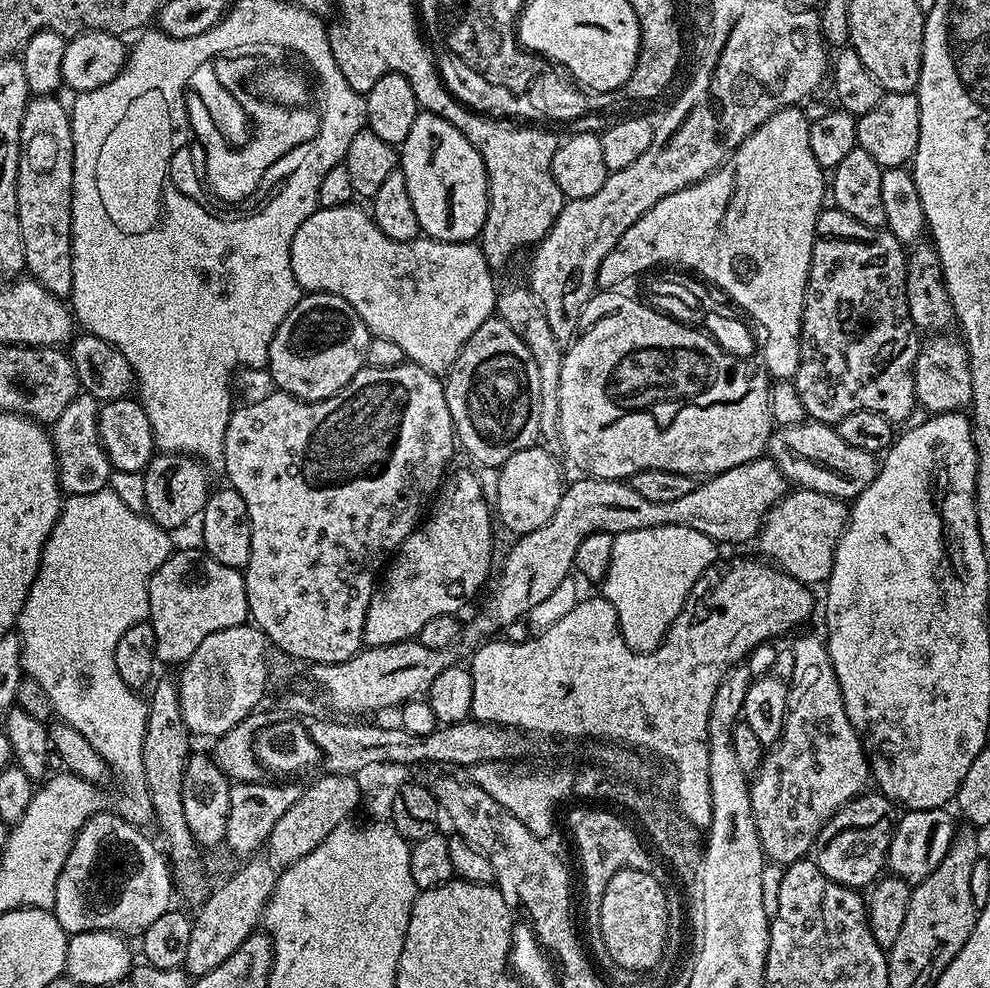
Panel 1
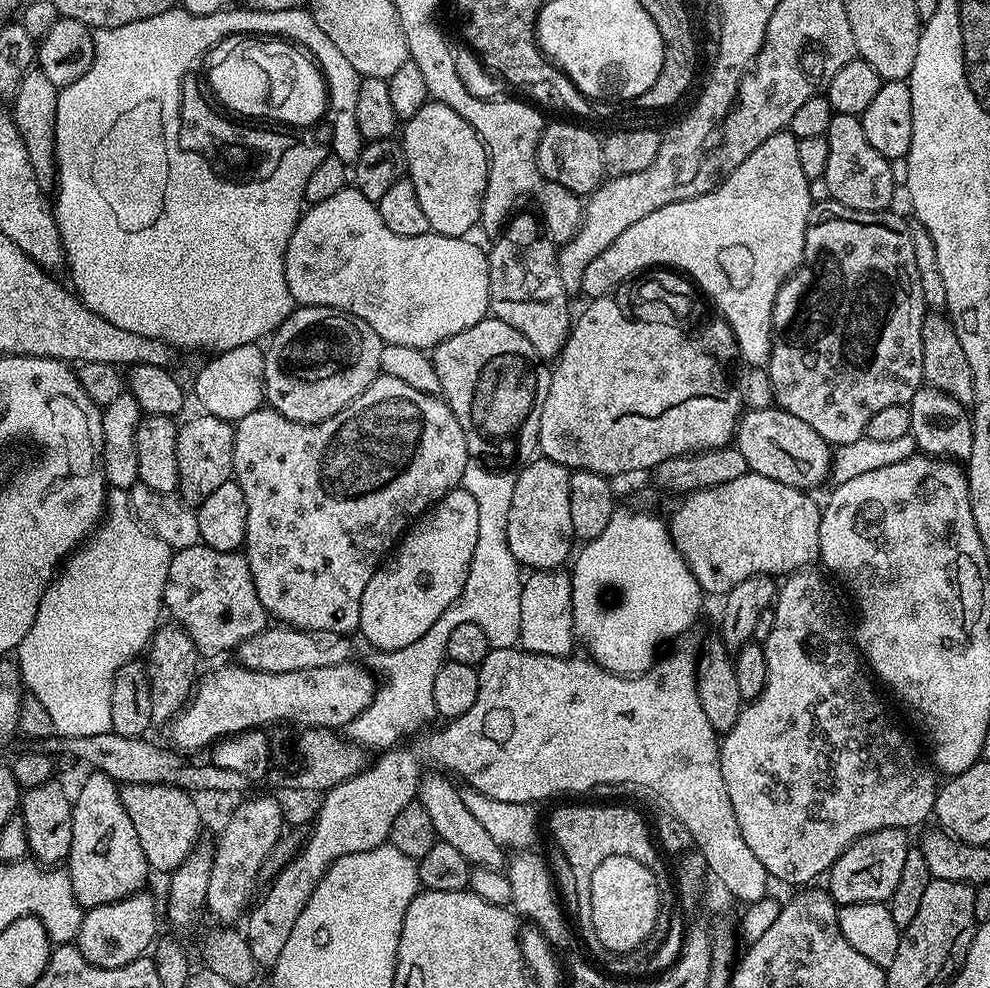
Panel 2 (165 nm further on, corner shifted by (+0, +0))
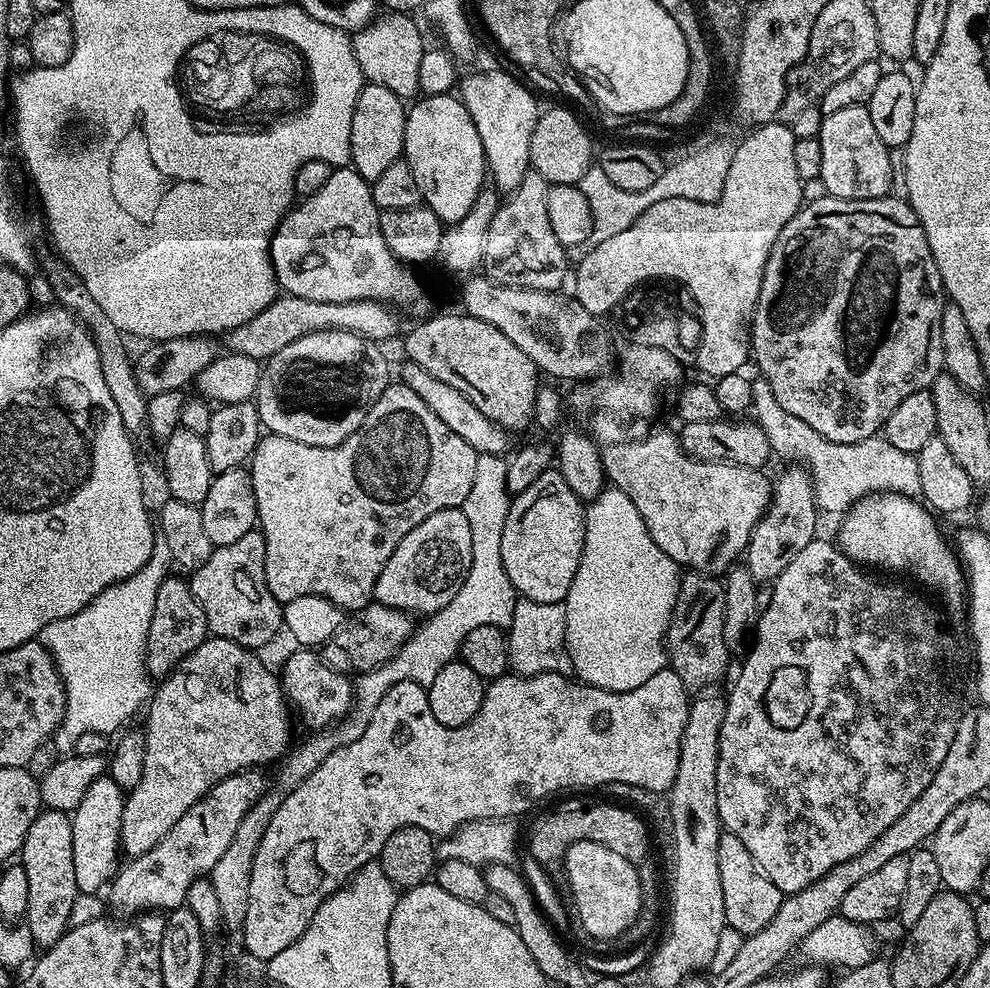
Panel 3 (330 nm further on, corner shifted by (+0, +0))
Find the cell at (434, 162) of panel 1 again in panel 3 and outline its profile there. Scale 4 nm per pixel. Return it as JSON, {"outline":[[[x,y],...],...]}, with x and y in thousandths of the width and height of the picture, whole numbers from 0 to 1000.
{"outline":[[[464,96],[428,97],[420,103],[411,110],[406,158],[418,172],[425,203],[449,229],[461,227],[471,221],[491,186],[487,140],[483,140],[483,128]]]}

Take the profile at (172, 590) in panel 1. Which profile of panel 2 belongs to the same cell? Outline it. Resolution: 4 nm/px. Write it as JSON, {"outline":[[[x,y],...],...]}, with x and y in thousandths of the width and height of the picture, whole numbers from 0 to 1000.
{"outline":[[[200,550],[191,555],[175,558],[172,581],[166,598],[166,615],[173,627],[192,642],[198,659],[207,665],[218,664],[221,660],[233,661],[241,656],[248,646],[257,646],[266,636],[272,635],[273,624],[270,617],[261,609],[261,597],[257,597],[257,585],[253,581],[251,564],[245,558],[225,559]]]}

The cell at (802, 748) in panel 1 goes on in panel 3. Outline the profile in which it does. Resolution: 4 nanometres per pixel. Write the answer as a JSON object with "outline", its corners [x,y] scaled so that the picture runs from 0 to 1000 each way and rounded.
{"outline":[[[831,545],[819,547],[779,592],[778,614],[769,619],[764,647],[751,665],[752,673],[739,697],[733,700],[723,784],[727,833],[758,860],[758,868],[762,868],[789,905],[806,903],[826,893],[848,872],[871,864],[893,841],[903,836],[935,796],[939,796],[947,775],[952,775],[952,767],[956,767],[956,759],[960,759],[960,751],[964,751],[964,739],[968,739],[972,716],[954,673],[958,668],[958,644],[949,633],[948,621],[919,596],[909,591],[892,591],[876,581],[881,582],[863,570],[841,548],[839,551]]]}

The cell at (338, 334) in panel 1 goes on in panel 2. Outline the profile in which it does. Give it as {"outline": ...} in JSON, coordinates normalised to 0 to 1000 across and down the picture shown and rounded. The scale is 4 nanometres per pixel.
{"outline":[[[312,308],[296,311],[270,348],[267,357],[270,412],[297,427],[320,429],[341,419],[385,380],[388,345],[366,322],[343,312]]]}

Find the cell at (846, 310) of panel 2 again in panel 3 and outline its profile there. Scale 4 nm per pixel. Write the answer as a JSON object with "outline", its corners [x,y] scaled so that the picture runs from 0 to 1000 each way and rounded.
{"outline":[[[828,196],[825,202],[820,202],[811,207],[808,214],[800,224],[788,234],[788,240],[784,243],[784,247],[780,250],[778,261],[774,265],[774,273],[770,277],[770,289],[766,298],[766,306],[764,313],[760,316],[760,327],[758,329],[758,360],[764,364],[764,372],[767,380],[778,391],[778,395],[782,395],[782,403],[786,407],[786,411],[790,411],[790,415],[794,415],[797,419],[802,419],[802,423],[810,423],[810,427],[814,427],[814,431],[818,431],[821,435],[826,435],[826,439],[830,439],[830,443],[834,443],[838,447],[851,447],[858,449],[859,447],[871,447],[875,443],[886,440],[892,434],[895,423],[899,423],[899,419],[907,412],[907,407],[912,407],[919,399],[927,399],[934,395],[940,394],[941,389],[955,376],[954,359],[952,358],[952,314],[956,307],[956,297],[954,295],[954,286],[947,277],[947,269],[943,265],[943,257],[939,257],[939,245],[935,245],[935,237],[932,229],[927,225],[927,217],[923,217],[923,213],[917,207],[916,201],[900,196],[891,200],[883,200],[882,202],[852,202],[851,200],[842,200],[835,196]]]}

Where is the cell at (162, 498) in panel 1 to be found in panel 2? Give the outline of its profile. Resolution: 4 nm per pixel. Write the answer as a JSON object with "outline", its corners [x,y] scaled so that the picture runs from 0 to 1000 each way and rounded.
{"outline":[[[201,419],[180,432],[180,495],[181,505],[187,510],[201,512],[224,488],[235,485],[236,429],[224,423]]]}

